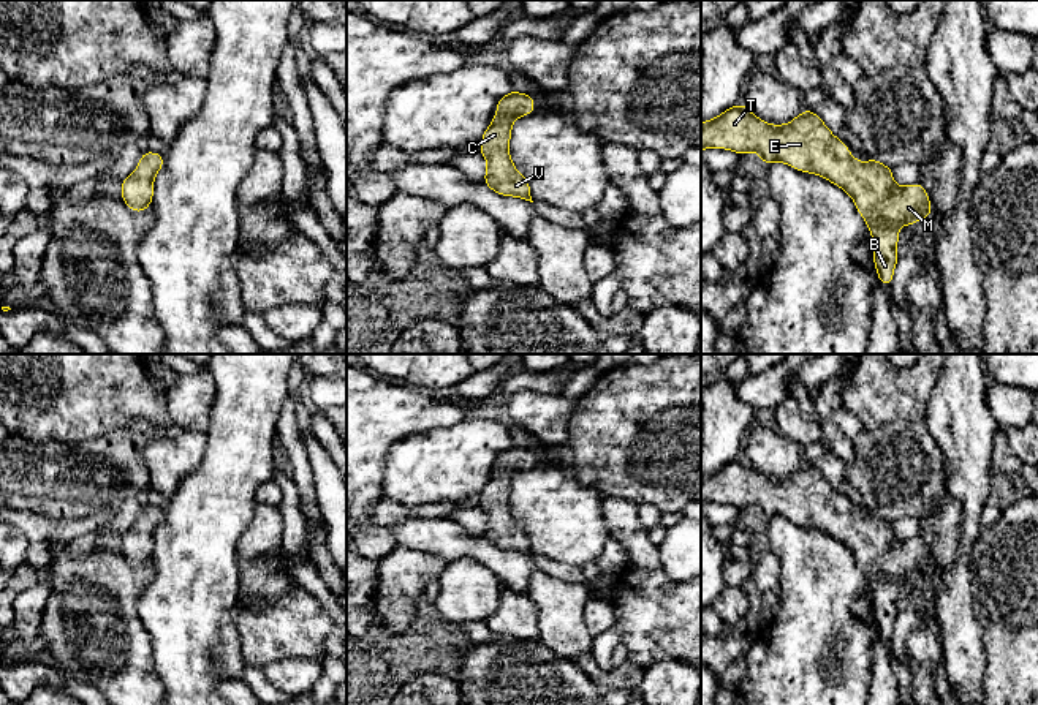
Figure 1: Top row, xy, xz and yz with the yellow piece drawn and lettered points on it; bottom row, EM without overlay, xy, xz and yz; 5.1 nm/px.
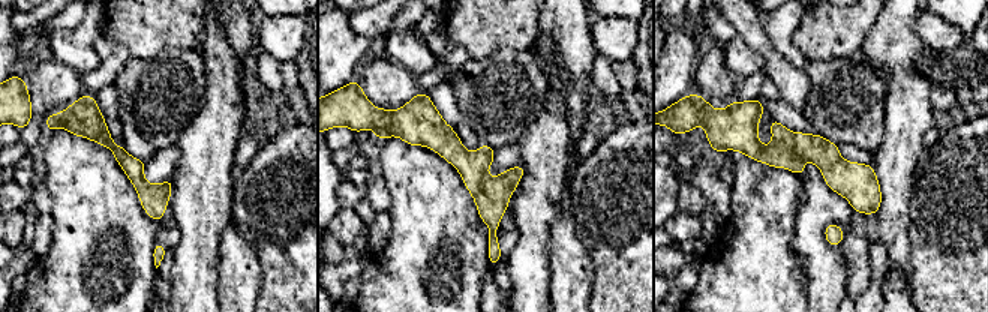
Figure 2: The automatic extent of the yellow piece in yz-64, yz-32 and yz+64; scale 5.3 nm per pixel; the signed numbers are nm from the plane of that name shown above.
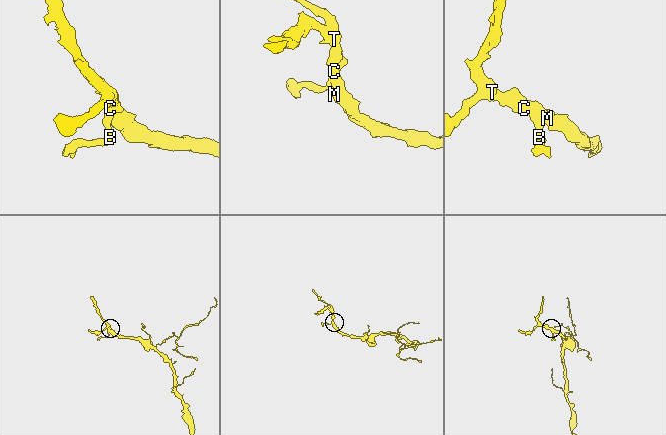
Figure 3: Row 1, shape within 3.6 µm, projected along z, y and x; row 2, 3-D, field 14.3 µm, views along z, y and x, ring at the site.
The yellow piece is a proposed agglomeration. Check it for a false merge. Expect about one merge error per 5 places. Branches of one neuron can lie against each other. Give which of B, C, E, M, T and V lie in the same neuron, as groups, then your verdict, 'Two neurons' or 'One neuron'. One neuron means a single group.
Groups: B C E M T V. One neuron

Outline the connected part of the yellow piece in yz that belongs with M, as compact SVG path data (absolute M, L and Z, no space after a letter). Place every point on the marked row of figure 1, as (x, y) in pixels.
M744 103L701 122L701 150L728 149L737 155L756 152L769 166L775 161L818 174L847 191L873 239L873 264L881 285L889 286L897 254L899 224L910 226L932 213L921 183L899 187L892 169L870 158L858 161L813 111L802 111L786 125L771 125Z

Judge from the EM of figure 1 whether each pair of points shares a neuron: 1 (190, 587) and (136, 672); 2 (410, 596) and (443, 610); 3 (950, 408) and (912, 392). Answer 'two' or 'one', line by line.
1: two
2: two
3: two

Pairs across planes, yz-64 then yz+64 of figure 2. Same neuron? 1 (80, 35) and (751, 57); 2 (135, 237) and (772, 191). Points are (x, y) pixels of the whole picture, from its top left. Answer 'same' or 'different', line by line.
1: same
2: same

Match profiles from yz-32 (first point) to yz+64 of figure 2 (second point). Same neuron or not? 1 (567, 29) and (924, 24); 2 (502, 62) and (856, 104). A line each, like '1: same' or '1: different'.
1: different
2: same

